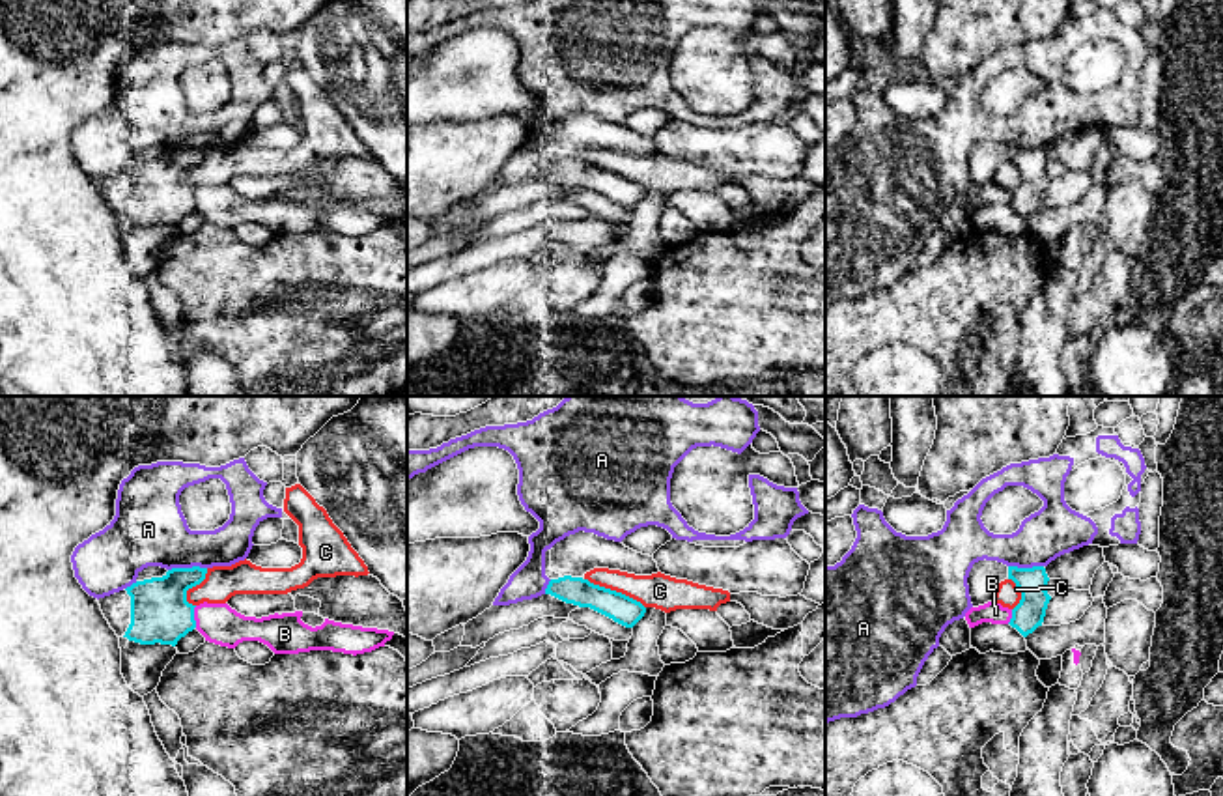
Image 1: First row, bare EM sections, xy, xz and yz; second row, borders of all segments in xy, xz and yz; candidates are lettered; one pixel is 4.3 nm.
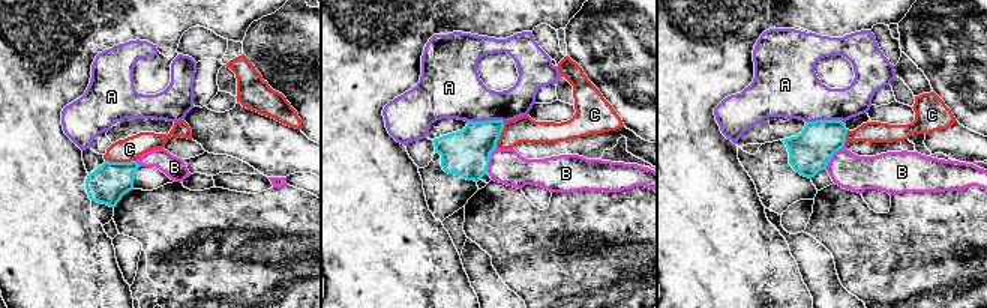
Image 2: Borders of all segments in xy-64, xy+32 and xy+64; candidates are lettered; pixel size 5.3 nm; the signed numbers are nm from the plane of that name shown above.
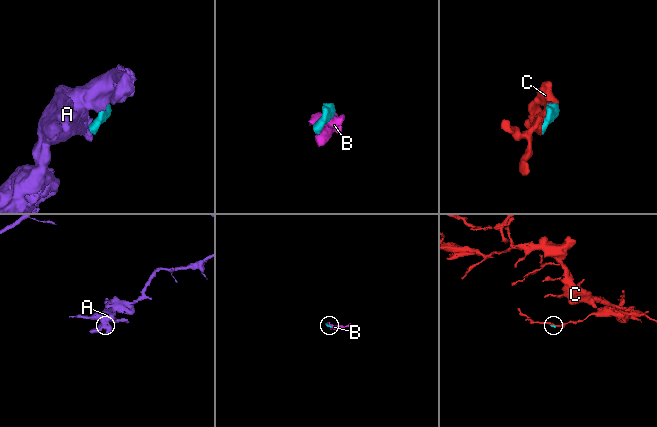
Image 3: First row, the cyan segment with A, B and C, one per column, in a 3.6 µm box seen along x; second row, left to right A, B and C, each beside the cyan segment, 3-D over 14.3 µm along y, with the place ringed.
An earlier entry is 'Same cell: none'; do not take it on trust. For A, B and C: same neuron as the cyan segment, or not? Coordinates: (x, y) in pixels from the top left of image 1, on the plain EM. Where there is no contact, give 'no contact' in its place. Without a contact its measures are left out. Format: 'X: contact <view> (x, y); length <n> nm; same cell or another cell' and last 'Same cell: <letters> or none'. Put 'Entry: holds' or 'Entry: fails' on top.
Entry: holds
A: contact xy (187, 150); length 170 nm; another cell
B: contact xy (193, 198); length 100 nm; another cell
C: contact xz (615, 172); length 300 nm; another cell
Same cell: none

